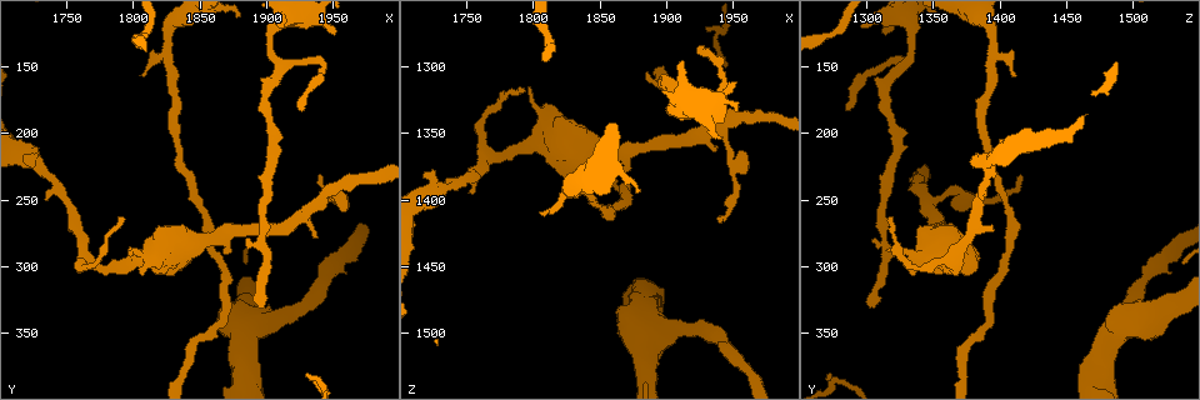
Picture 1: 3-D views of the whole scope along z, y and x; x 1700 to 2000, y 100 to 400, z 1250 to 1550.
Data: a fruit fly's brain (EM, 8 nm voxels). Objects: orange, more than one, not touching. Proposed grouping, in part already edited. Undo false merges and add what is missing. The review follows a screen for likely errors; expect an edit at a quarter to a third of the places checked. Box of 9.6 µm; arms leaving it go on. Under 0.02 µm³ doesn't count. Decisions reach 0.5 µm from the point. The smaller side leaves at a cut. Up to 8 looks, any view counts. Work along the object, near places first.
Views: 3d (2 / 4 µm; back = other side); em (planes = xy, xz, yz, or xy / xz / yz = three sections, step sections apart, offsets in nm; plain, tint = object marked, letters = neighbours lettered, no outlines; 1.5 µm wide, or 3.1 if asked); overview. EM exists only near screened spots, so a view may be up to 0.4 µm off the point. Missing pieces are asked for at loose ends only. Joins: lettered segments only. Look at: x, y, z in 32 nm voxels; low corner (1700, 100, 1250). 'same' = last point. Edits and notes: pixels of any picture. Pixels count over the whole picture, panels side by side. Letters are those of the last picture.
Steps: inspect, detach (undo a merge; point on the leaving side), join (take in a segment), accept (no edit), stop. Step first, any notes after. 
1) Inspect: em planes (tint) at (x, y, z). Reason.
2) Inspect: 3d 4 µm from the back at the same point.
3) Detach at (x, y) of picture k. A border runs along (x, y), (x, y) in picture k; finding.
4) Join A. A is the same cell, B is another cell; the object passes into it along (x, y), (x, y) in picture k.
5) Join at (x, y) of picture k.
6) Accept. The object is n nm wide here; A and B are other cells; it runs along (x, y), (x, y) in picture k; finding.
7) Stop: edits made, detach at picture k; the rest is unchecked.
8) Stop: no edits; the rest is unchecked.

Inspect: 3d 2 µm from the back at (1934, 280, 1358). Branch stops here.

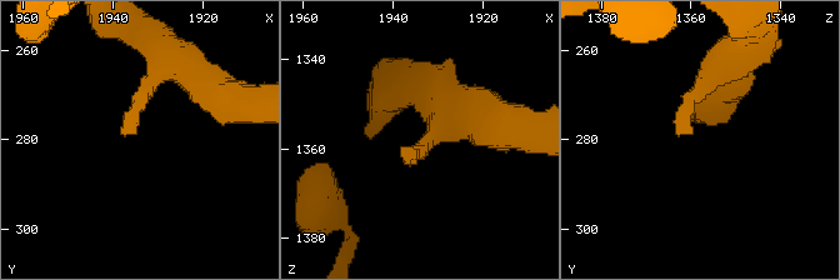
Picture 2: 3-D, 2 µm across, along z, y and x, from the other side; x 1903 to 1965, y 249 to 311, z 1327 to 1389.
Inspect: em planes (letters) at (1935, 280, 1361).

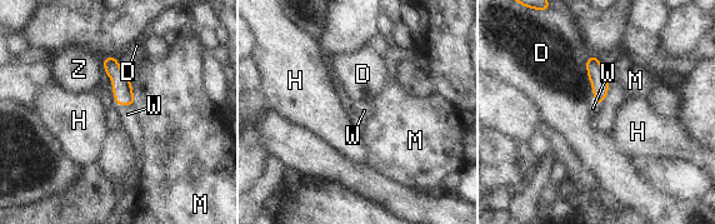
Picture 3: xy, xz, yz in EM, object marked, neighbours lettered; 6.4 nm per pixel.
Join W. W is the same cell, D, H, M and Z are other cells; the object passes into it along (121, 88), (115, 99), (128, 114) in picture 3; the neuron continues.

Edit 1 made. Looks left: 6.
Inspect: em planes (letters) at (1894, 330, 1304). An open end.

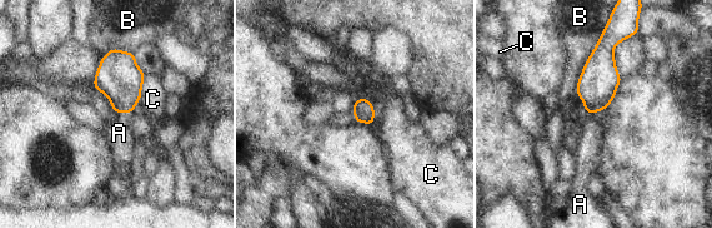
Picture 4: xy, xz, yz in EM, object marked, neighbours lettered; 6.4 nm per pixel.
Join A. The object is 130 nm wide here; the longest contact is with B, 500 nm; A is the same cell, B and C are other cells; it goes on there.

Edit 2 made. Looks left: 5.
Inspect: overview. See it whole again.

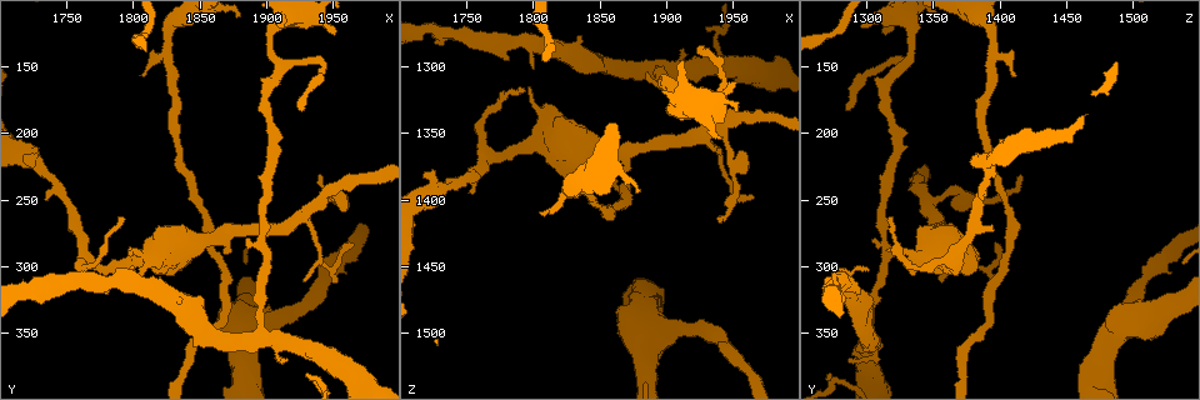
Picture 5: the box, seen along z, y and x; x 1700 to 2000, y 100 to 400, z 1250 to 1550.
Inspect: 3d 4 µm at (1768, 298, 1368). Three arms meet.

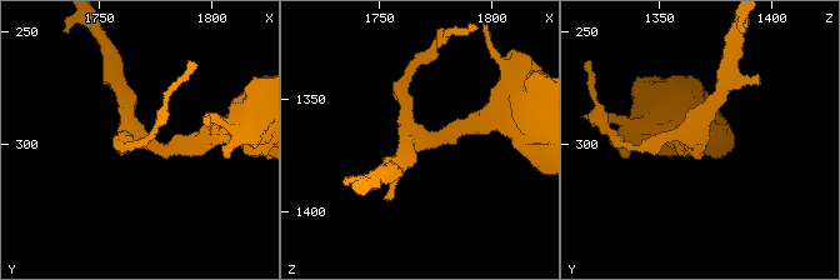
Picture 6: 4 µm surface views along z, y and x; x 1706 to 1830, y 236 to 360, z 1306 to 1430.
Inspect: em planes (tint) at (1768, 297, 1368). 3 arms meet here; the arms are 190, 220, 280 nm wide.

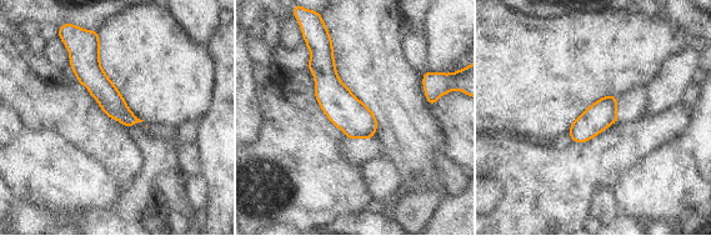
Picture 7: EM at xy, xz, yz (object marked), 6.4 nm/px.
Inspect: em planes (letters) at the same point.

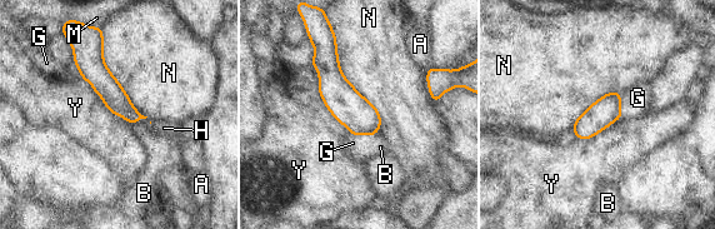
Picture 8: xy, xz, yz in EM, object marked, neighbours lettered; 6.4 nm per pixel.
Accept. A, B, G, H, M, N and Y are other cells; a border runs along (309, 65), (351, 134) in picture 8; all the same neuron.

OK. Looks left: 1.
Stop: edits made, join at picture 3, join at picture 4; the rest is unchecked.

